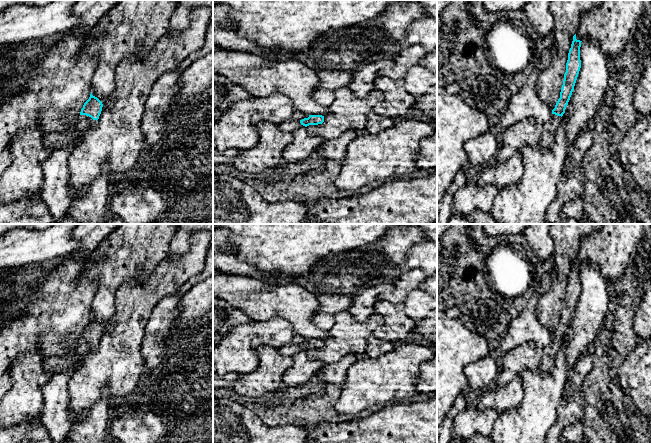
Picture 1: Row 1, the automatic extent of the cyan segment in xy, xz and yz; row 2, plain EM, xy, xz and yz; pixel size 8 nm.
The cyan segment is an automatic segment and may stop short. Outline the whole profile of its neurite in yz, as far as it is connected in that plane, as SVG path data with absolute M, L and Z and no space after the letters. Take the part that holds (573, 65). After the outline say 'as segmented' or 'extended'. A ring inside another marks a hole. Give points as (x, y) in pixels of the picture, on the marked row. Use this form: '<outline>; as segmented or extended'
M576 34L573 36L571 48L568 53L566 63L566 72L564 74L563 85L555 108L552 110L552 116L548 122L543 124L542 135L539 141L539 146L548 149L554 141L555 132L562 121L562 116L565 113L566 106L570 100L574 86L581 68L580 60L580 40L576 39Z; extended

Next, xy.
M90 94L89 99L84 103L80 116L72 125L70 131L53 132L44 137L44 143L52 150L69 148L71 151L79 144L83 132L87 128L93 128L102 111L103 104L95 96Z; extended

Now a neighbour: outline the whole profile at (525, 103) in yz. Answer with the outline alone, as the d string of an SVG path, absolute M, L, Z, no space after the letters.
M555 48L544 49L538 61L533 61L531 73L526 82L512 94L506 111L500 119L504 131L523 119L533 118L539 124L545 124L552 116L550 107L538 96L538 78L546 70L555 54Z

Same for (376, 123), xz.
M371 110L367 115L367 124L364 131L370 134L378 134L385 129L393 127L396 121L394 118L378 115Z

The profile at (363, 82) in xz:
M381 60L359 66L352 72L352 80L347 88L356 96L365 97L376 88L376 80L380 76L379 71L383 68L390 68L395 63L393 60Z

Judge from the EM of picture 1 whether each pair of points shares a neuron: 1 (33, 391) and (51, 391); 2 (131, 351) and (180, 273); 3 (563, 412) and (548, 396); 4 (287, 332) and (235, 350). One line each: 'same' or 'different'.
1: different
2: same
3: different
4: same

